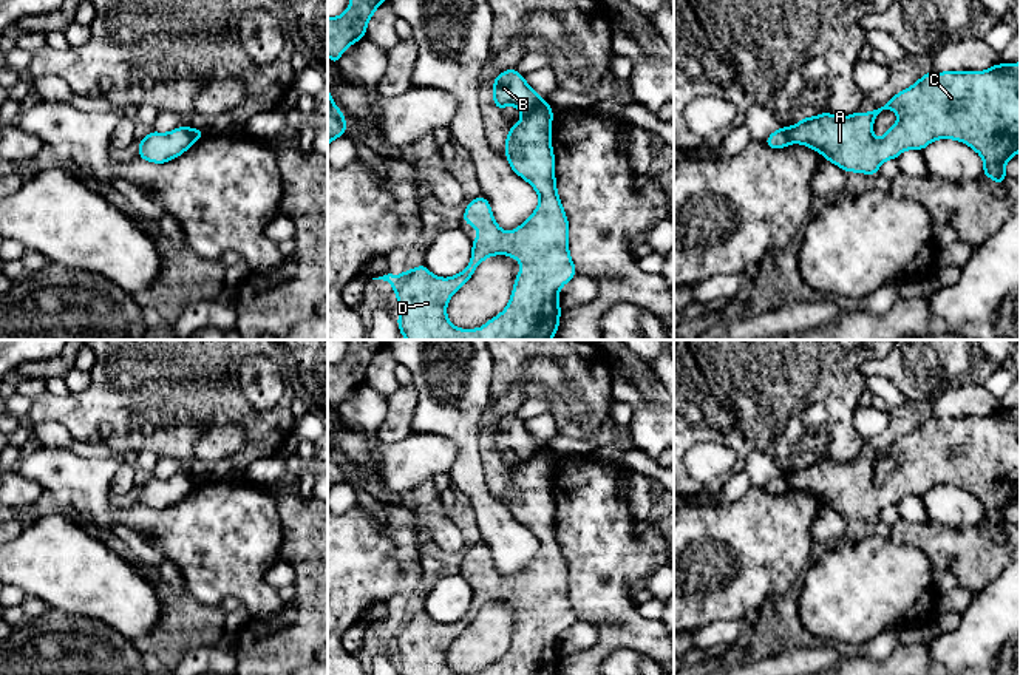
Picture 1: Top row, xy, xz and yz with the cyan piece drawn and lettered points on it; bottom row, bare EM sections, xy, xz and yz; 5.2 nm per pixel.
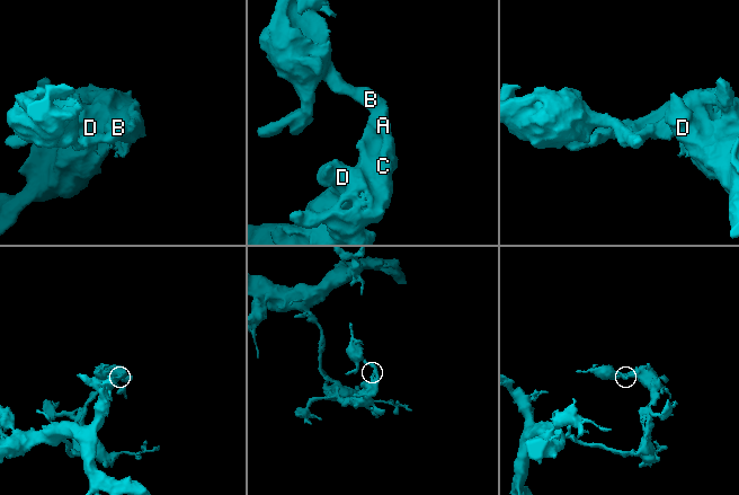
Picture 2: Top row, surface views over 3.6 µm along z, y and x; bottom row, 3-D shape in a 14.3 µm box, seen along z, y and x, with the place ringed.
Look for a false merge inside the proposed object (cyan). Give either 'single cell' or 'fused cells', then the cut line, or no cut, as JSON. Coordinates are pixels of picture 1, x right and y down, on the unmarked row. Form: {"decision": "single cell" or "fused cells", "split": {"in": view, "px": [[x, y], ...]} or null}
{"decision": "fused cells", "split": {"in": "xz", "px": [[544, 447], [524, 462]]}}

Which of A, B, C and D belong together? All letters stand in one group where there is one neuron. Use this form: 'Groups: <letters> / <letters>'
Groups: A C D / B

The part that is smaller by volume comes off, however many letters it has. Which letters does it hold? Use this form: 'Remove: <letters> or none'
Remove: B

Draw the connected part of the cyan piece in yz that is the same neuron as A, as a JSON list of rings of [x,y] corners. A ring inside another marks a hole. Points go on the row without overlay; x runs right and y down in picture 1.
[[[1020,408],[997,409],[984,417],[944,417],[926,419],[912,432],[895,440],[884,451],[876,453],[869,459],[853,459],[841,463],[824,457],[819,462],[804,463],[796,471],[787,473],[794,490],[810,493],[821,499],[824,505],[841,513],[844,517],[859,517],[864,521],[876,521],[881,510],[889,505],[896,505],[906,496],[924,496],[937,485],[954,485],[964,488],[983,504],[983,521],[1003,530],[1006,522],[1006,508],[1020,497]],[[884,456],[892,456],[898,460],[898,468],[892,471],[881,485],[873,483],[873,466]]]

